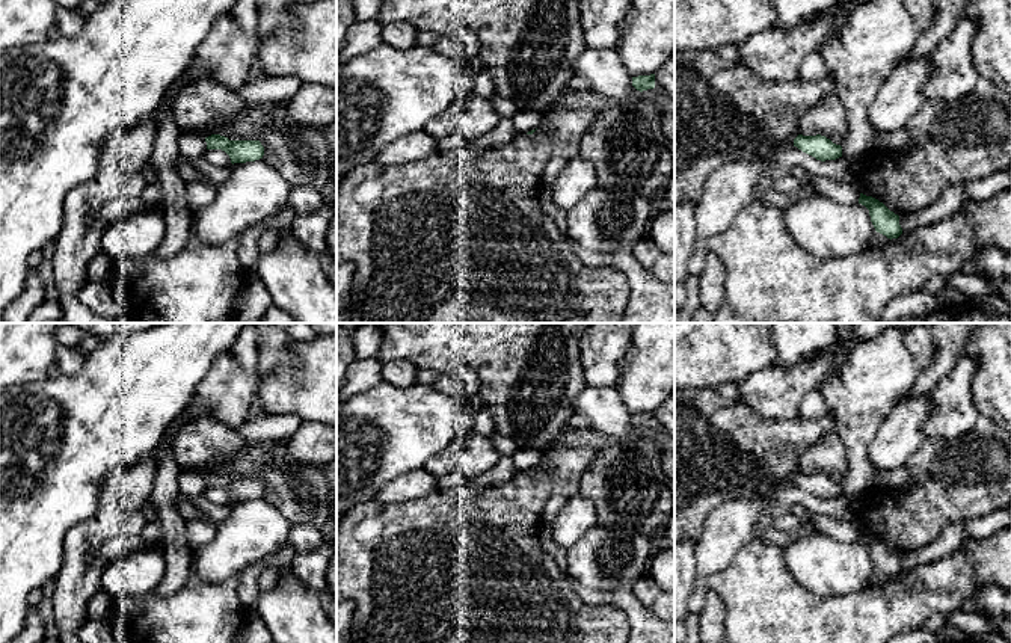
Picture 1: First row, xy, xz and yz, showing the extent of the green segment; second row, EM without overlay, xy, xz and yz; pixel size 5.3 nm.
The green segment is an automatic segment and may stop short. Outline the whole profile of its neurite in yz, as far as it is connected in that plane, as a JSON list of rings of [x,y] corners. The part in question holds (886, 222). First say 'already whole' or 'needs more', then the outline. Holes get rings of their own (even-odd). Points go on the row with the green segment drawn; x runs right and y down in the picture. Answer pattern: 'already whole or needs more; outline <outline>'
already whole; outline [[[860,193],[859,204],[869,210],[871,222],[877,232],[887,238],[898,238],[902,234],[899,216],[890,211],[883,202]]]

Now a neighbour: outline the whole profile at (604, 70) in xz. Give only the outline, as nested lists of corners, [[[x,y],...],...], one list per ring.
[[[585,47],[573,63],[576,77],[585,78],[596,94],[625,104],[643,94],[632,86],[632,75],[616,50]]]

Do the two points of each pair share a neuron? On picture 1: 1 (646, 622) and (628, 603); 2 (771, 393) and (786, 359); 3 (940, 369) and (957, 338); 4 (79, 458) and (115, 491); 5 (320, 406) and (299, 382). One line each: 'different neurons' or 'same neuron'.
1: same neuron
2: different neurons
3: same neuron
4: different neurons
5: same neuron

